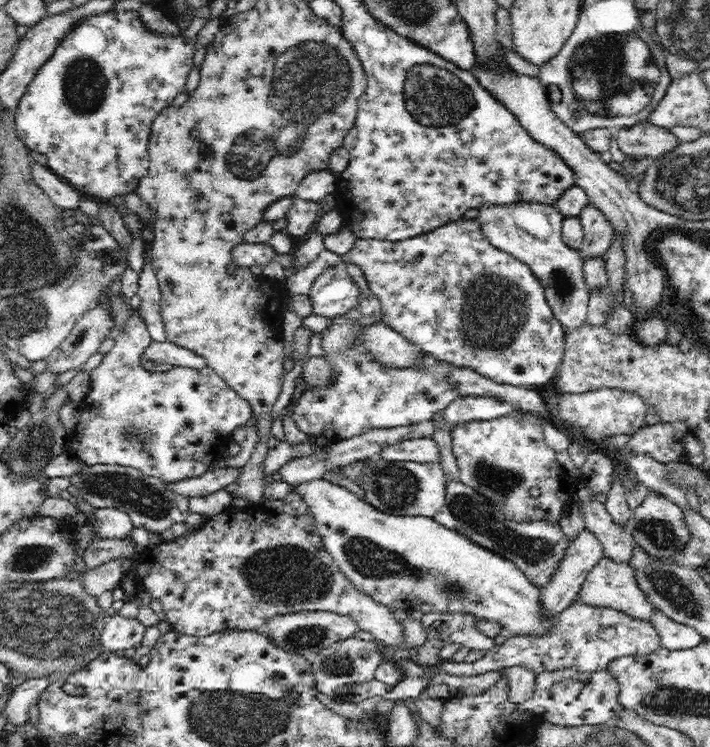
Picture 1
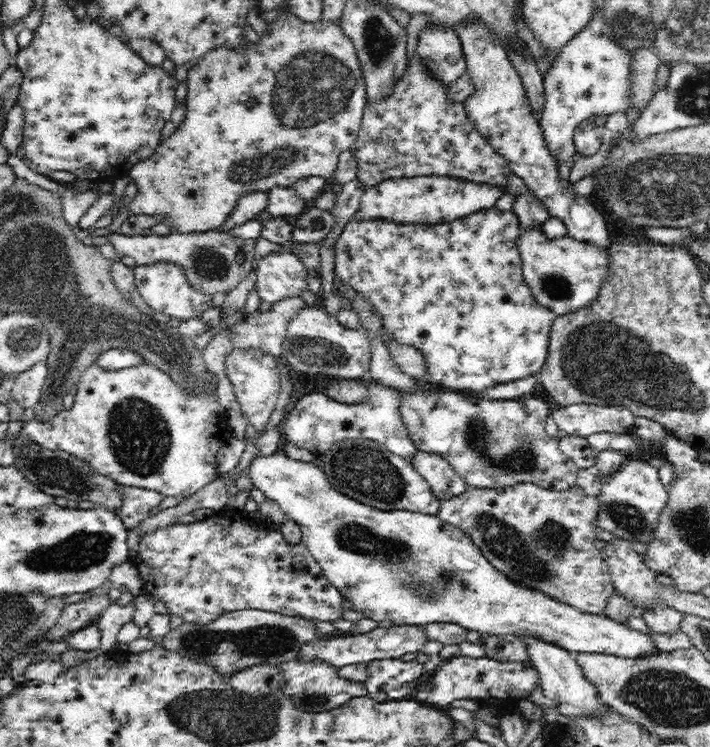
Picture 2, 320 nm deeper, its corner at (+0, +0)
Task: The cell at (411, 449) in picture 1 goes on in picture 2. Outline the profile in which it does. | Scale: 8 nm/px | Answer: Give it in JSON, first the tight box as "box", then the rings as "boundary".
{"box":[408,449,467,500],"boundary":[[[417,449],[408,459],[416,472],[419,472],[424,480],[431,484],[432,490],[439,500],[458,496],[467,488],[465,482],[455,473],[447,457],[439,452]]]}

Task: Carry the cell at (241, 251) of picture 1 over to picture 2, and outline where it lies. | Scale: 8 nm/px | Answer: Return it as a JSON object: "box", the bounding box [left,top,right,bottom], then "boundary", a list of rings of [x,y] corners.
{"box":[256,252,307,304],"boundary":[[[270,252],[256,261],[257,289],[256,292],[262,302],[274,304],[276,302],[296,297],[307,286],[307,269],[302,260],[294,253]]]}

